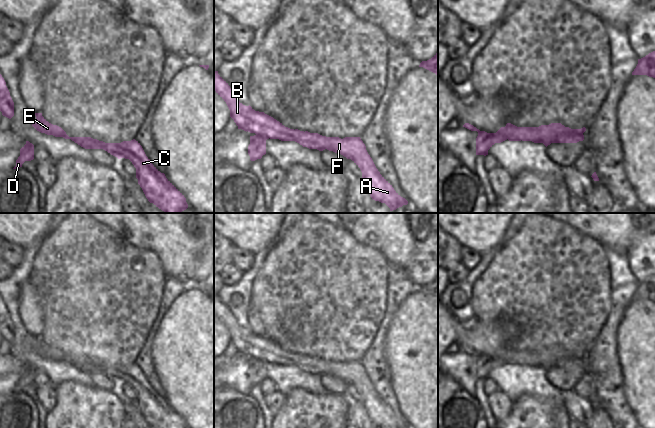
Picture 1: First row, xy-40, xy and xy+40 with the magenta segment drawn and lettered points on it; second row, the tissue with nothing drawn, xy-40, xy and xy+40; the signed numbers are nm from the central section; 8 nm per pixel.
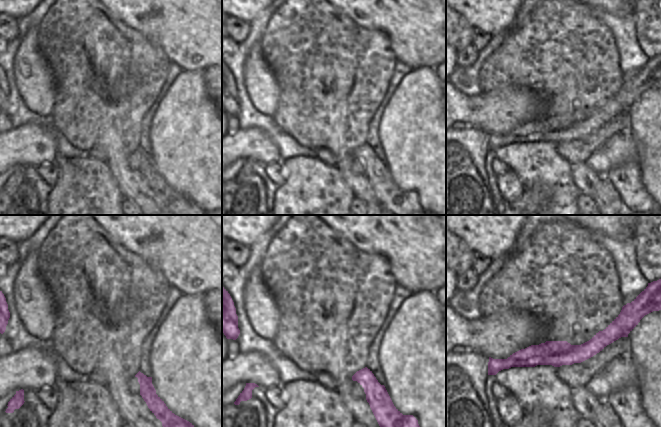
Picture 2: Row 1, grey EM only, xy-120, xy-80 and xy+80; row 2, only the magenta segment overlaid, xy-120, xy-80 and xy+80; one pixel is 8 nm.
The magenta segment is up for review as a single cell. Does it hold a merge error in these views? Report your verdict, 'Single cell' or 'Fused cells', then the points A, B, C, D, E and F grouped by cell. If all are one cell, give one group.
Fused cells. Groups: A B C E F / D

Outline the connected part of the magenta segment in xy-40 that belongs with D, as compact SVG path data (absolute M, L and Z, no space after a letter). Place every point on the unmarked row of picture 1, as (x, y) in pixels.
M29 365L20 373L20 380L16 384L16 390L13 393L22 391L25 385L31 385L34 383L34 369Z

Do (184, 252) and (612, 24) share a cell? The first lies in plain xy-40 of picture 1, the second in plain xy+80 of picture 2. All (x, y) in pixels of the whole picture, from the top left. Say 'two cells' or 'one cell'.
two cells

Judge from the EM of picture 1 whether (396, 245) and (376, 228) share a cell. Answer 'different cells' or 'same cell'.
same cell

